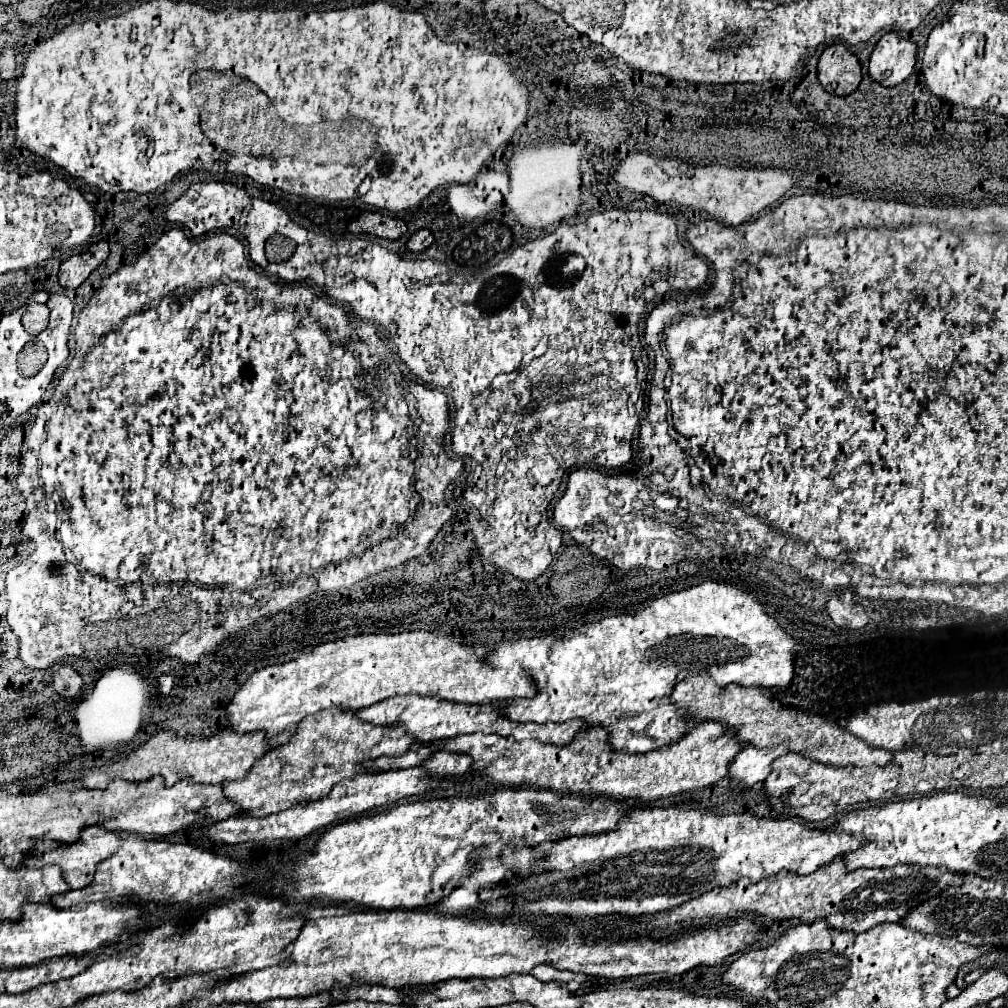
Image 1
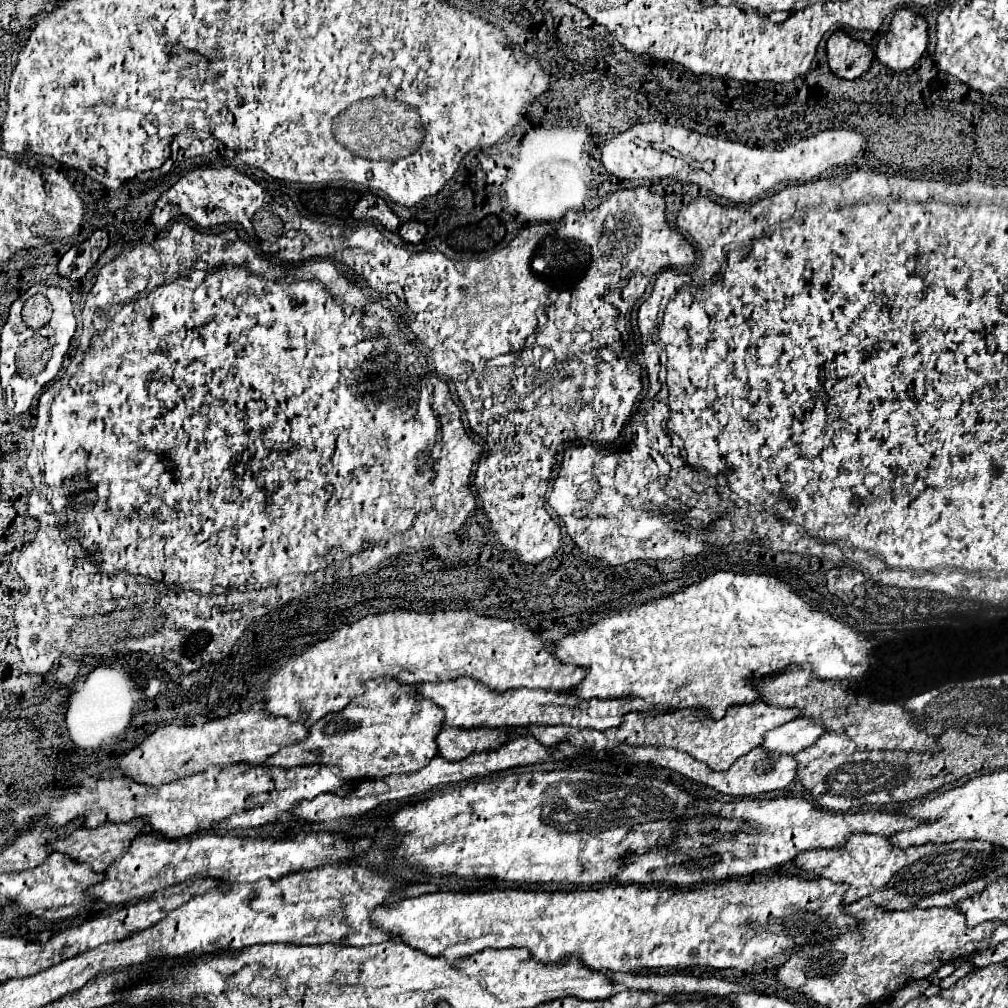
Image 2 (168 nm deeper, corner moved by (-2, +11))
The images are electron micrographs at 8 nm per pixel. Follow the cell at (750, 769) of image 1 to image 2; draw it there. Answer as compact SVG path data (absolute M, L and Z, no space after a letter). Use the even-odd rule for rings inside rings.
M795 718L767 732L763 736L761 748L767 754L797 754L799 750L811 746L823 732L825 730L819 720Z

